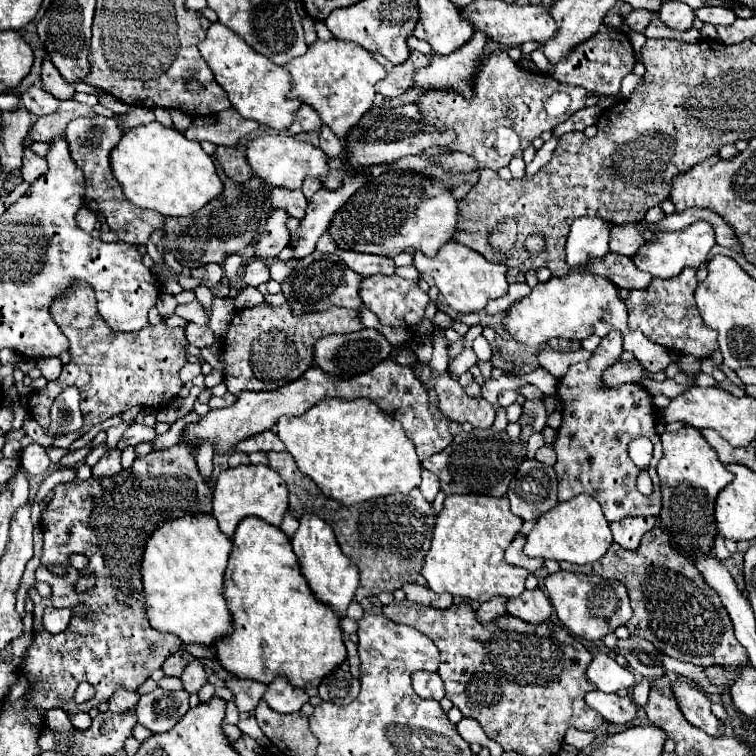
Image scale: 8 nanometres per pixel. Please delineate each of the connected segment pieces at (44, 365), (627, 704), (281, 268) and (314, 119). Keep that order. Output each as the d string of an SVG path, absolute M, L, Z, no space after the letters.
M48 357L38 359L36 366L41 370L42 375L48 381L53 381L59 377L63 364L59 357Z
M589 691L585 697L587 697L587 705L597 713L601 713L609 723L625 725L631 719L635 719L637 707L631 697L619 697L615 693L609 695L601 691Z
M290 259L288 261L277 260L269 267L271 279L279 283L286 281L295 267L297 267L298 261L297 259Z
M303 103L295 115L295 123L289 127L291 133L301 133L301 131L319 131L323 121L319 119L317 111L311 109L311 105Z

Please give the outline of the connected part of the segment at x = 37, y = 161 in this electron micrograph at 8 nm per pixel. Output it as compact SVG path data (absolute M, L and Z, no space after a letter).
M25 145L23 151L23 167L21 167L21 175L27 183L33 183L37 177L41 177L47 171L47 159L33 153L29 145Z

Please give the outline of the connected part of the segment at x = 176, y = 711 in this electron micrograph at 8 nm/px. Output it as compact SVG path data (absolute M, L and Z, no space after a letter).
M157 687L153 693L141 695L137 703L137 719L153 733L169 731L189 709L187 691L167 691Z

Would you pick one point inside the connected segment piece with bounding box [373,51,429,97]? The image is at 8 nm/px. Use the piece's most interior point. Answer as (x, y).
(399, 78)

